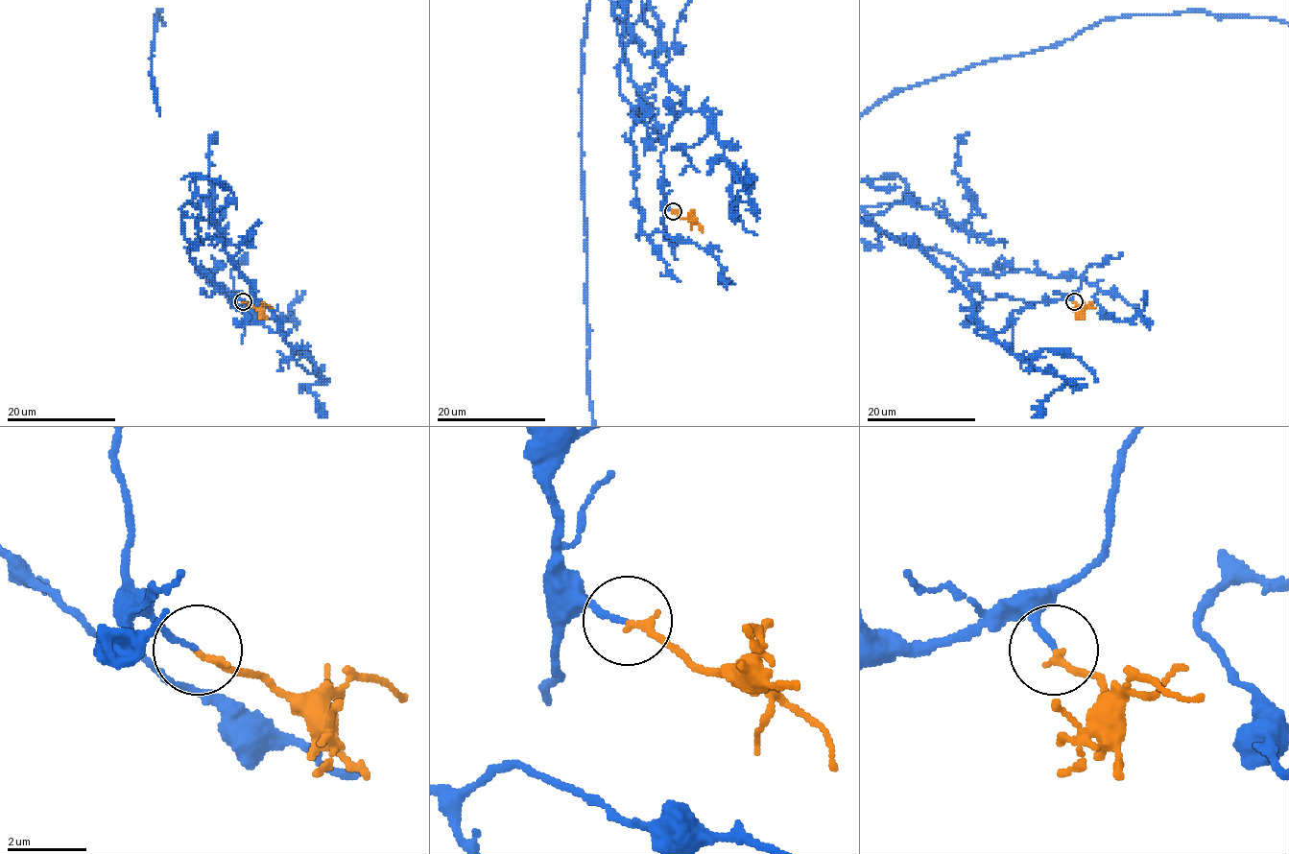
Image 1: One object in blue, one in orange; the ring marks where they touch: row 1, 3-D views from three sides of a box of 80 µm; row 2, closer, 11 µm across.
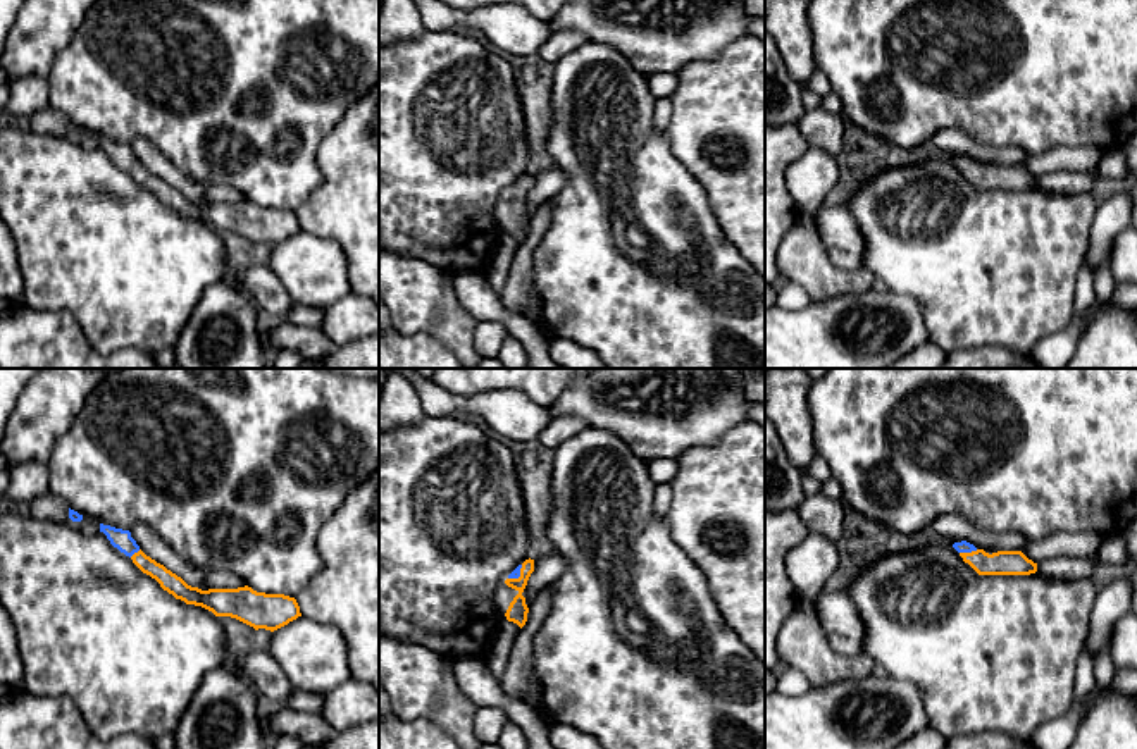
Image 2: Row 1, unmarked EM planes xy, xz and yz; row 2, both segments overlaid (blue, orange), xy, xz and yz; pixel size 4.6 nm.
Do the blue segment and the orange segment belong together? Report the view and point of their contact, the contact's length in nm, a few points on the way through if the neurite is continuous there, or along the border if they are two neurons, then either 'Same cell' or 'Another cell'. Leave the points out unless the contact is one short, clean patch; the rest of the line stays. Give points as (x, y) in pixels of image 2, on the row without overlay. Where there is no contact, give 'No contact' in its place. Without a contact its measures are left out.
Touches blue at yz (969, 166). Shared border 90 nm. Path across: yz (963, 160), (969, 166), (981, 176), (1003, 176). Same cell

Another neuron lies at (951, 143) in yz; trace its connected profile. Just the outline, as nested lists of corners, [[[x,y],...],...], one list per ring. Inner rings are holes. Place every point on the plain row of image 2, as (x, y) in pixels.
[[[942,129],[932,136],[932,145],[948,158],[966,155],[977,164],[1022,165],[1030,155],[1016,146],[996,148],[970,139],[963,131]]]

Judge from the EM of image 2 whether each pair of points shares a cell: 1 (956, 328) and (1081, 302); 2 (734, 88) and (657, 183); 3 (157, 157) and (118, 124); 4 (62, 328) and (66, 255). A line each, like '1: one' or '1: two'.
1: two
2: two
3: two
4: two

